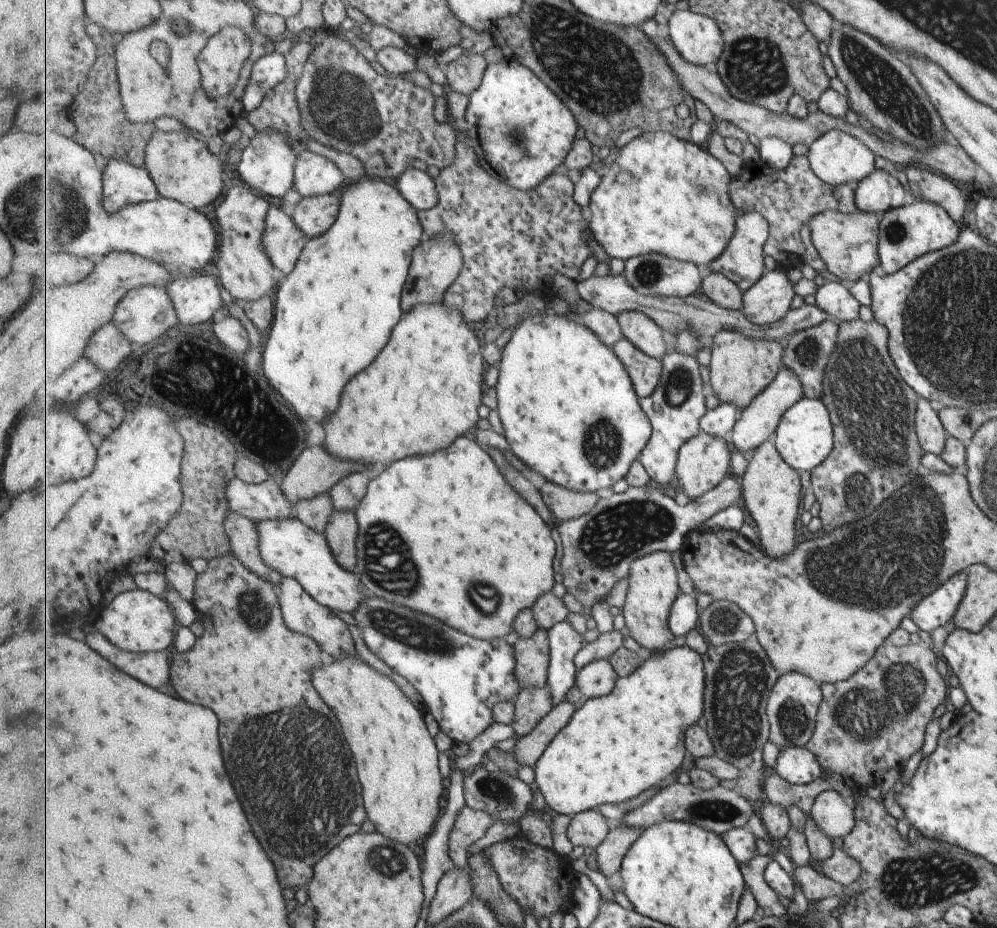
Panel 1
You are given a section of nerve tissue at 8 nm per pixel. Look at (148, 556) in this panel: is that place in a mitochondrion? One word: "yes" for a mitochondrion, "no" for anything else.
no

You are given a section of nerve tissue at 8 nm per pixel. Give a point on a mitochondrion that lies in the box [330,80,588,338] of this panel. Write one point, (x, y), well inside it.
(514, 138)

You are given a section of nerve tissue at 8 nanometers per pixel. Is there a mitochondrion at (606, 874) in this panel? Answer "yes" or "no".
no

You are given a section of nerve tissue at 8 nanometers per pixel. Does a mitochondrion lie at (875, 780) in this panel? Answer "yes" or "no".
no

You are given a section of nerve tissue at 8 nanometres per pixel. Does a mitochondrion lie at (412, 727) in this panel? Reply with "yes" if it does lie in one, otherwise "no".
no

